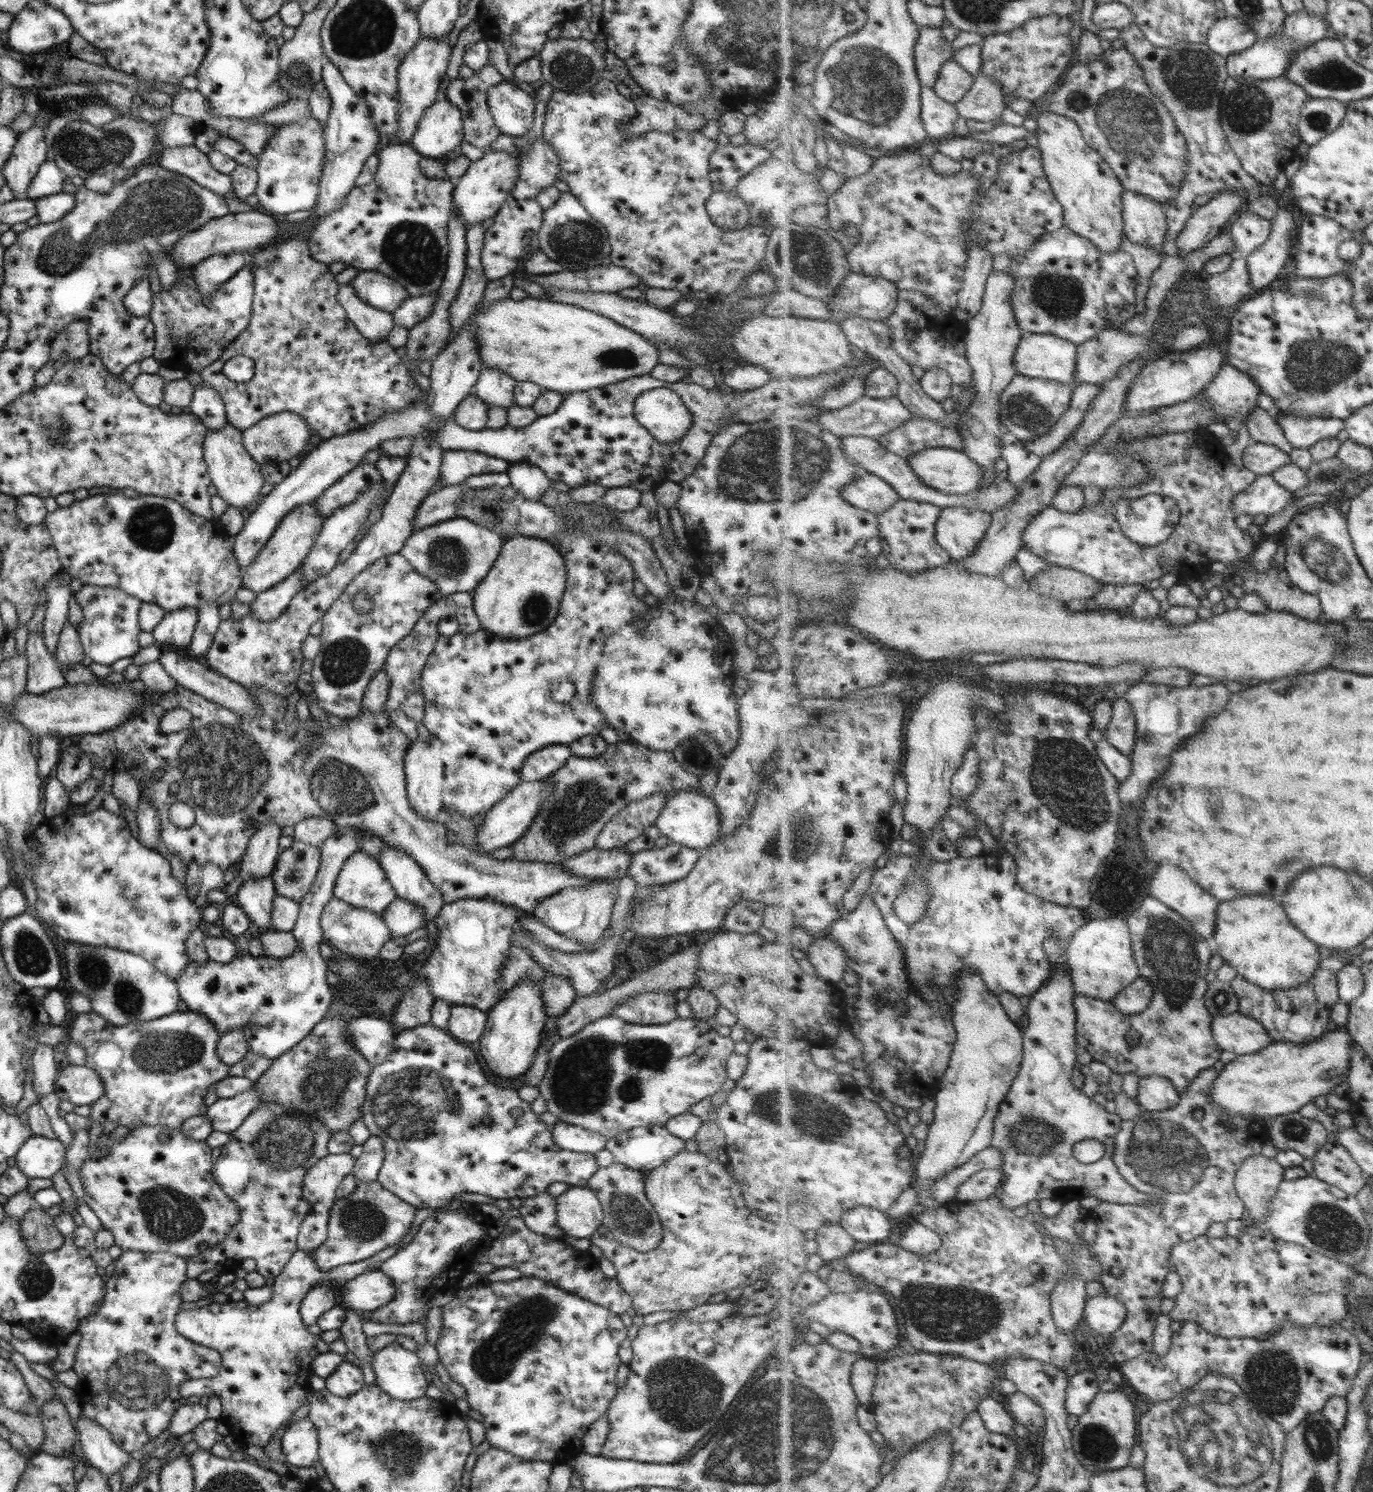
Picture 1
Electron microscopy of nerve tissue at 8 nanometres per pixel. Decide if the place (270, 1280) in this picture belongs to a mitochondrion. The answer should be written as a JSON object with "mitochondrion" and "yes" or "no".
{"mitochondrion":"no"}

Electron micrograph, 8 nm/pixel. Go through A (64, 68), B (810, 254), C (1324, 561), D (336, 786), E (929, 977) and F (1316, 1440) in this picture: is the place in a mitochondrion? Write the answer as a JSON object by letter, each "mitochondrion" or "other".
{"A":"other","B":"mitochondrion","C":"mitochondrion","D":"mitochondrion","E":"mitochondrion","F":"mitochondrion"}

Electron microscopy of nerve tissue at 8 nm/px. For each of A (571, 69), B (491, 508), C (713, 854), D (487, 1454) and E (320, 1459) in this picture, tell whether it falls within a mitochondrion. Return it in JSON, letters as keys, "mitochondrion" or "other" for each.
{"A":"mitochondrion","B":"mitochondrion","C":"other","D":"other","E":"other"}

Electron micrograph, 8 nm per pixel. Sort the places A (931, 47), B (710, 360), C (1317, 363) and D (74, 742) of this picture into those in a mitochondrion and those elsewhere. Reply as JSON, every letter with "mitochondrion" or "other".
{"A":"other","B":"other","C":"mitochondrion","D":"other"}

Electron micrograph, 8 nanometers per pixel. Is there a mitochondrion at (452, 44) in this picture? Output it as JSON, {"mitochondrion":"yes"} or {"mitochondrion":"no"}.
{"mitochondrion":"no"}

